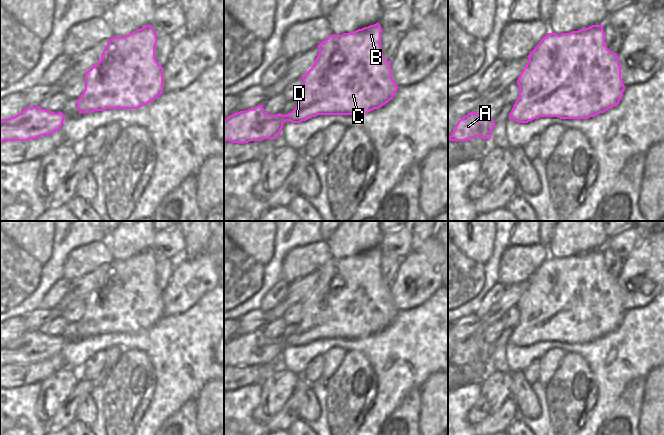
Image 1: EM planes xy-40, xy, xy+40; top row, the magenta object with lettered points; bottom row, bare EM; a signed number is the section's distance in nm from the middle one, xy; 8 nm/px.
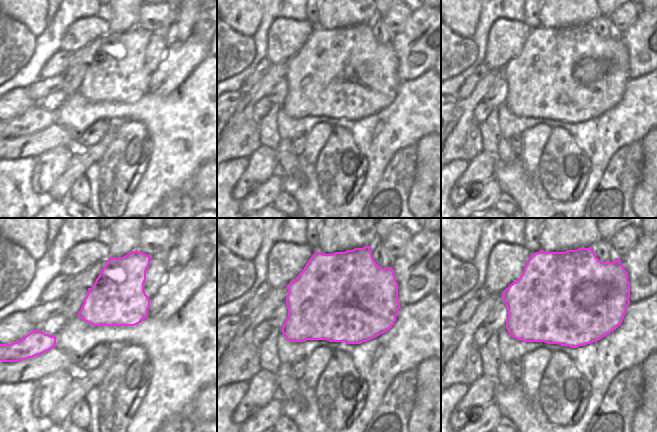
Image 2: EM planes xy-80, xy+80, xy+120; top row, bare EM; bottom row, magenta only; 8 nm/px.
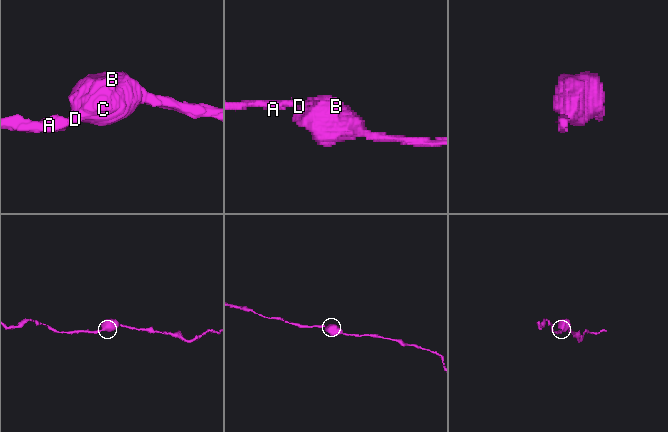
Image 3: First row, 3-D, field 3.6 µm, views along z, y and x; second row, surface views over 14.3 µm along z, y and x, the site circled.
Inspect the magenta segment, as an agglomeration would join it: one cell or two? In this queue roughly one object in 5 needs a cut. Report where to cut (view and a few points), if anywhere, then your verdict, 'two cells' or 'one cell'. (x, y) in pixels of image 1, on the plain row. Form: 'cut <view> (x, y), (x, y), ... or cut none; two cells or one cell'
cut none; one cell

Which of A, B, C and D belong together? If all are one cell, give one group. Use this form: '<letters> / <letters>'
A B C D

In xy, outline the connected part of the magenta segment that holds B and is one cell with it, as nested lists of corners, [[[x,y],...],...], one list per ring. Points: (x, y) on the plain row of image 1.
[[[379,247],[358,253],[352,257],[330,259],[317,271],[319,278],[313,290],[301,302],[303,310],[297,330],[288,338],[270,339],[265,336],[263,329],[258,329],[246,335],[234,337],[224,343],[224,365],[232,367],[248,367],[264,363],[276,363],[286,345],[300,347],[318,339],[362,339],[378,333],[388,327],[398,314],[398,310],[391,298],[391,285],[381,276],[381,256]]]

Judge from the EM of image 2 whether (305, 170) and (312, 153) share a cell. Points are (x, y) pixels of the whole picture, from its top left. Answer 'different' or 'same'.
different

